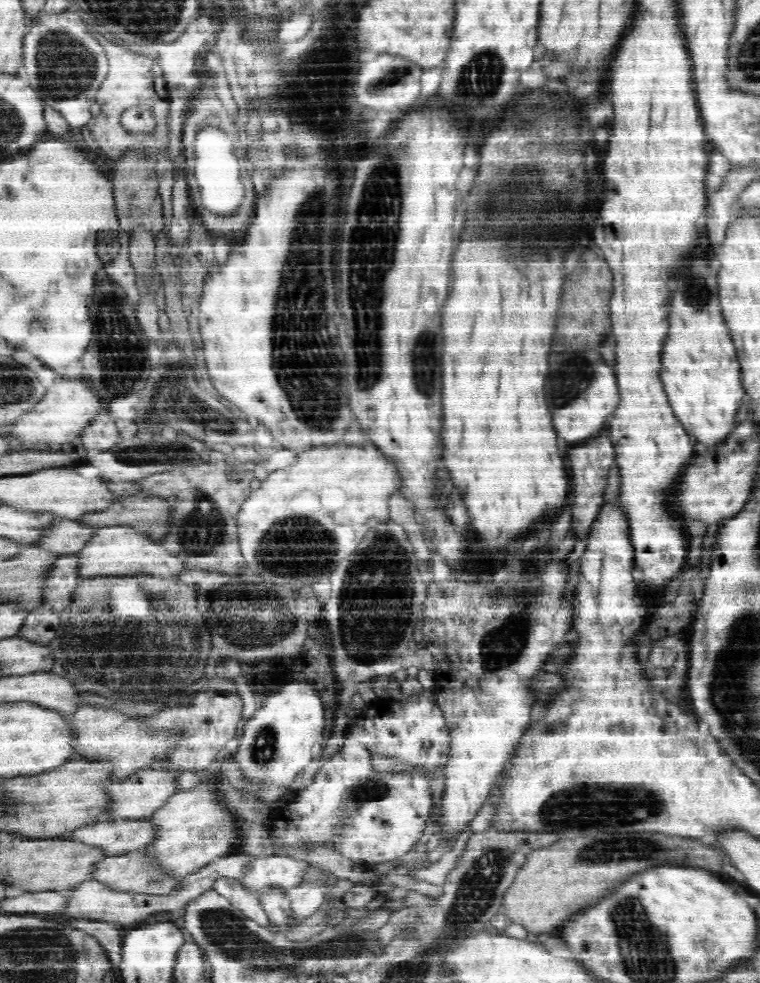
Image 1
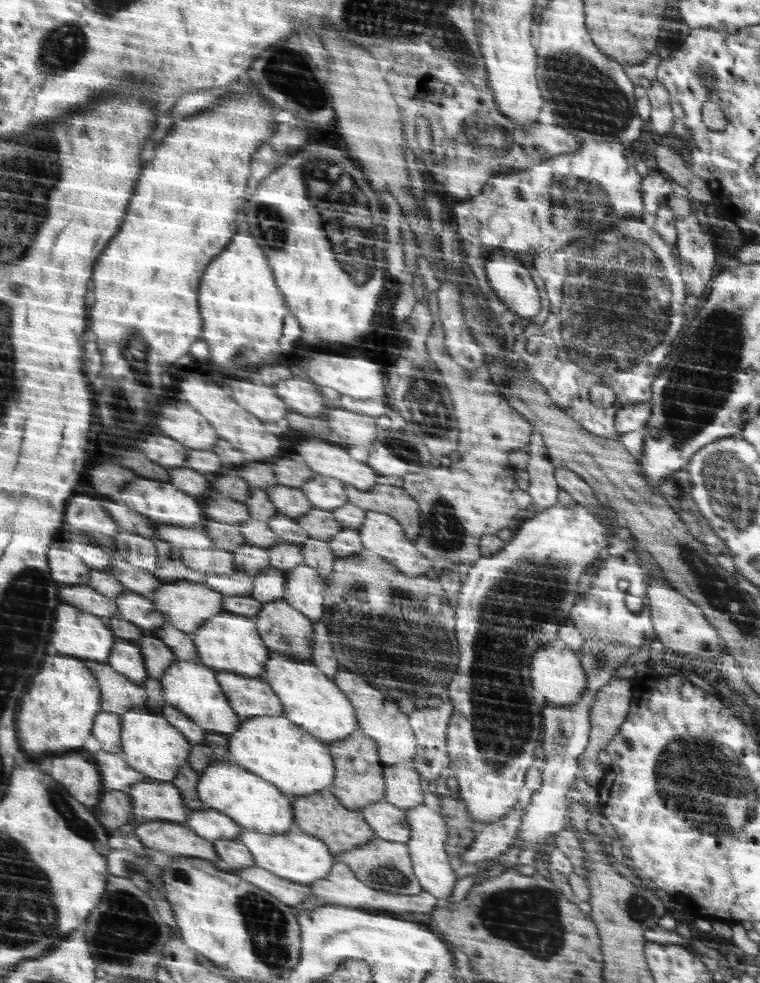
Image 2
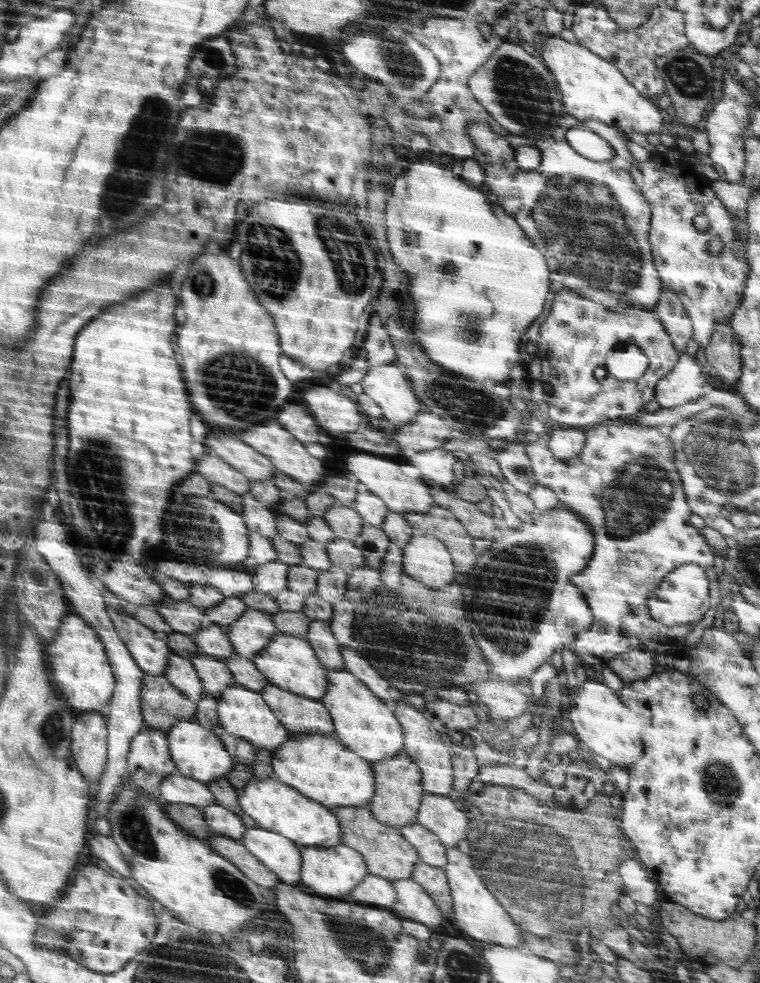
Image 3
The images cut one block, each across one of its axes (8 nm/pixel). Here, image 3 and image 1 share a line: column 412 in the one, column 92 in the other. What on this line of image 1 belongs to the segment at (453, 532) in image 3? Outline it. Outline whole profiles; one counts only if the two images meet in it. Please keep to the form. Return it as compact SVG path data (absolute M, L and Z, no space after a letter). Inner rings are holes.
M130 496L130 498L120 498L114 502L110 508L99 510L93 513L86 513L78 517L80 524L88 526L134 526L138 529L146 528L150 530L148 536L154 538L164 538L168 532L168 504L160 498L146 498L146 496Z

